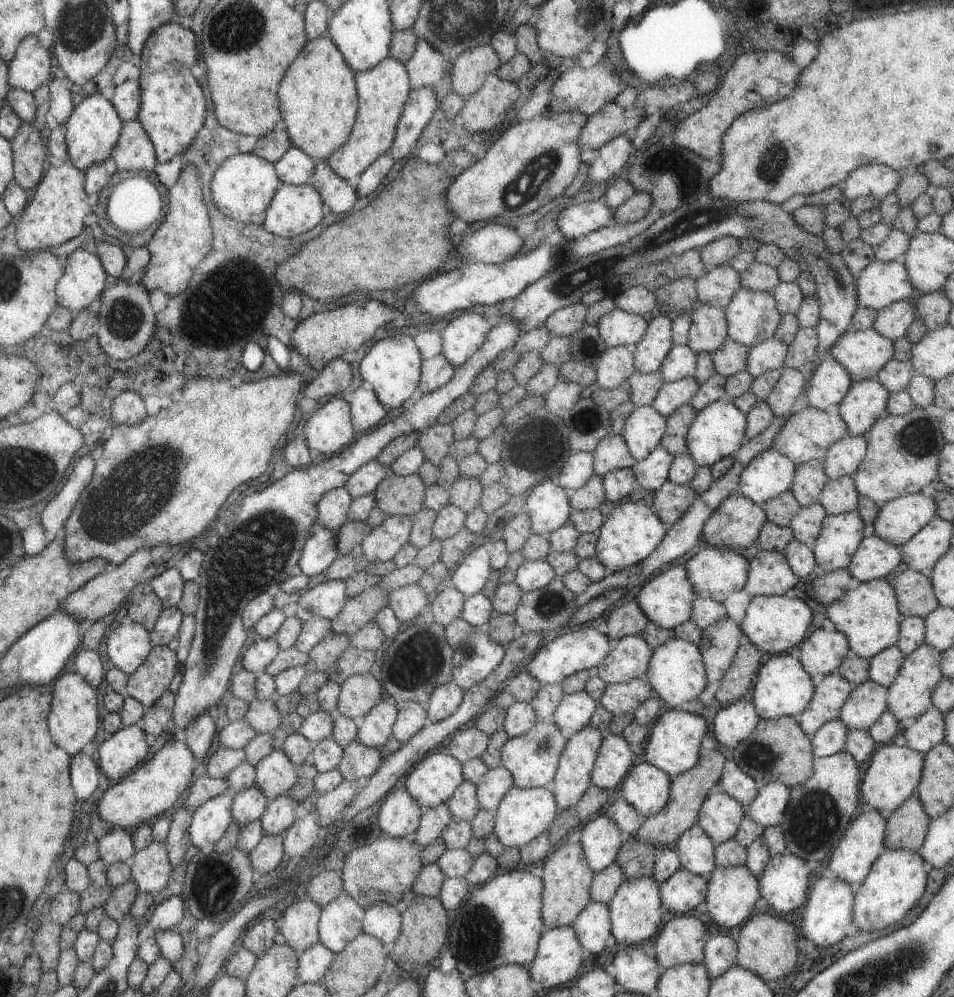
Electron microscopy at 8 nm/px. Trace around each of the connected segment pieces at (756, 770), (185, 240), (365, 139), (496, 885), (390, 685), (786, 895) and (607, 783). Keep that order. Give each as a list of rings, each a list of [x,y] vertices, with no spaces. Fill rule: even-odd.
[[[783,715],[774,719],[760,719],[749,736],[734,746],[731,765],[760,784],[777,781],[791,788],[809,778],[814,758],[810,738],[803,734],[792,715]]]
[[[189,163],[182,168],[175,184],[168,188],[165,216],[146,245],[150,260],[140,284],[147,293],[158,289],[169,297],[183,292],[195,266],[211,251],[211,226],[200,186],[198,172]]]
[[[389,56],[380,60],[373,68],[354,73],[354,85],[357,110],[349,136],[337,150],[323,160],[339,178],[345,180],[359,176],[391,146],[397,119],[410,91],[404,63]]]
[[[523,870],[498,871],[488,882],[480,886],[471,887],[468,898],[461,902],[457,907],[457,914],[451,922],[449,928],[449,942],[447,948],[443,951],[449,952],[451,957],[455,958],[455,971],[462,975],[461,981],[488,972],[499,966],[507,964],[517,964],[517,966],[526,967],[526,965],[535,957],[535,950],[539,936],[546,929],[541,924],[541,880],[533,877]]]
[[[434,621],[421,626],[411,624],[405,630],[399,630],[391,638],[381,662],[379,677],[382,691],[389,695],[398,710],[410,701],[425,706],[431,692],[437,686],[452,681],[450,674],[452,653],[453,650],[443,638],[443,627]]]
[[[770,856],[757,877],[760,896],[777,916],[787,914],[804,903],[809,873],[806,862],[798,856]]]
[[[620,735],[604,736],[597,750],[597,759],[590,773],[590,785],[611,790],[626,778],[633,765],[634,755]]]

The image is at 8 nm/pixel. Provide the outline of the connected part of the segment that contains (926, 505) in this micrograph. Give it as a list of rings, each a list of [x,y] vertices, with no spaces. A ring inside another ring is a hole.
[[[921,492],[905,494],[885,502],[873,520],[874,536],[899,548],[935,515],[933,498]]]

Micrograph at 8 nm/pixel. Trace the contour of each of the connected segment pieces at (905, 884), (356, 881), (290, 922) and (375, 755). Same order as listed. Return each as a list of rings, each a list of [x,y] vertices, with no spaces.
[[[886,849],[877,857],[877,860],[873,862],[867,876],[854,888],[854,901],[852,906],[852,922],[856,927],[856,930],[862,933],[868,933],[873,931],[880,931],[882,928],[888,927],[894,922],[900,921],[900,918],[913,906],[913,903],[921,896],[925,883],[927,882],[925,870],[923,870],[923,864],[925,861],[916,853],[907,849]]]
[[[381,835],[369,844],[356,847],[345,856],[339,872],[342,877],[342,891],[353,898],[363,910],[377,903],[393,906],[404,894],[409,894],[411,884],[421,868],[420,846],[415,842],[409,843],[405,837]]]
[[[297,900],[283,912],[278,933],[285,939],[285,945],[296,955],[318,942],[317,926],[320,911],[321,907],[312,901]]]
[[[355,739],[342,749],[342,756],[336,766],[343,780],[357,780],[369,777],[379,768],[382,758],[379,748],[360,744]]]

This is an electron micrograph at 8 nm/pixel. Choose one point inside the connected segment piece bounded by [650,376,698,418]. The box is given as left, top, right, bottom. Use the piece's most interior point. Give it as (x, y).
(672, 395)

